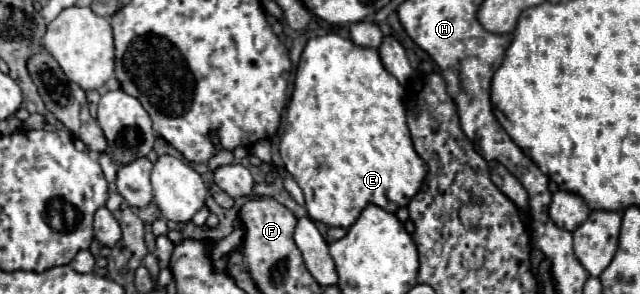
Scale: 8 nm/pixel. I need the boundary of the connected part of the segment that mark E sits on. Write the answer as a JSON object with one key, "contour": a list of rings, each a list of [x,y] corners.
{"contour":[[[333,31],[326,34],[326,36],[318,36],[318,38],[308,40],[308,44],[306,44],[302,56],[300,56],[296,72],[298,72],[298,76],[294,80],[294,92],[292,92],[292,98],[290,98],[290,104],[288,104],[288,110],[286,110],[286,124],[284,124],[284,132],[282,132],[282,140],[280,140],[280,156],[282,156],[282,162],[284,162],[286,170],[292,174],[292,178],[298,182],[298,186],[302,188],[302,192],[306,196],[308,216],[316,222],[322,222],[322,224],[330,226],[330,228],[334,228],[334,226],[350,228],[368,204],[376,204],[376,206],[380,206],[388,212],[396,212],[398,208],[406,206],[410,202],[410,198],[420,190],[428,168],[426,168],[424,160],[416,154],[416,150],[412,146],[403,98],[406,89],[392,74],[388,74],[384,70],[384,66],[380,62],[380,56],[378,56],[378,50],[356,46],[350,38],[342,38],[339,33]]]}

